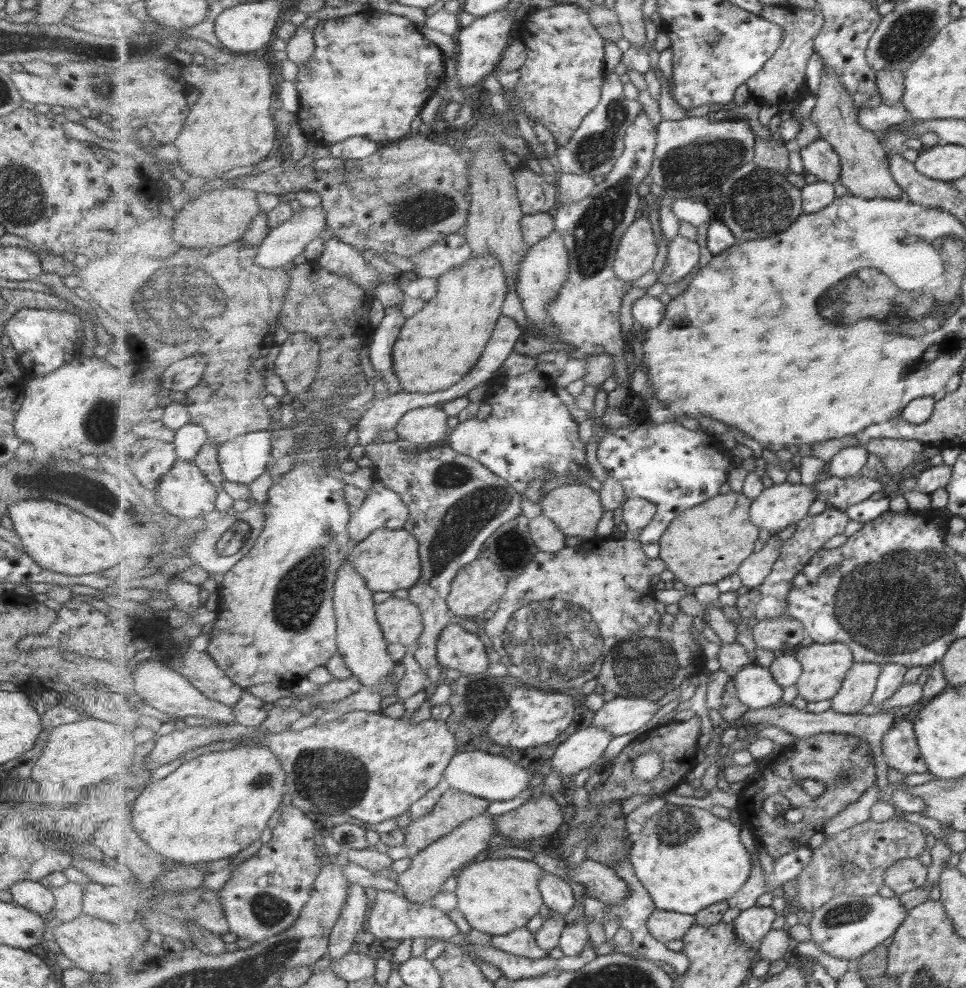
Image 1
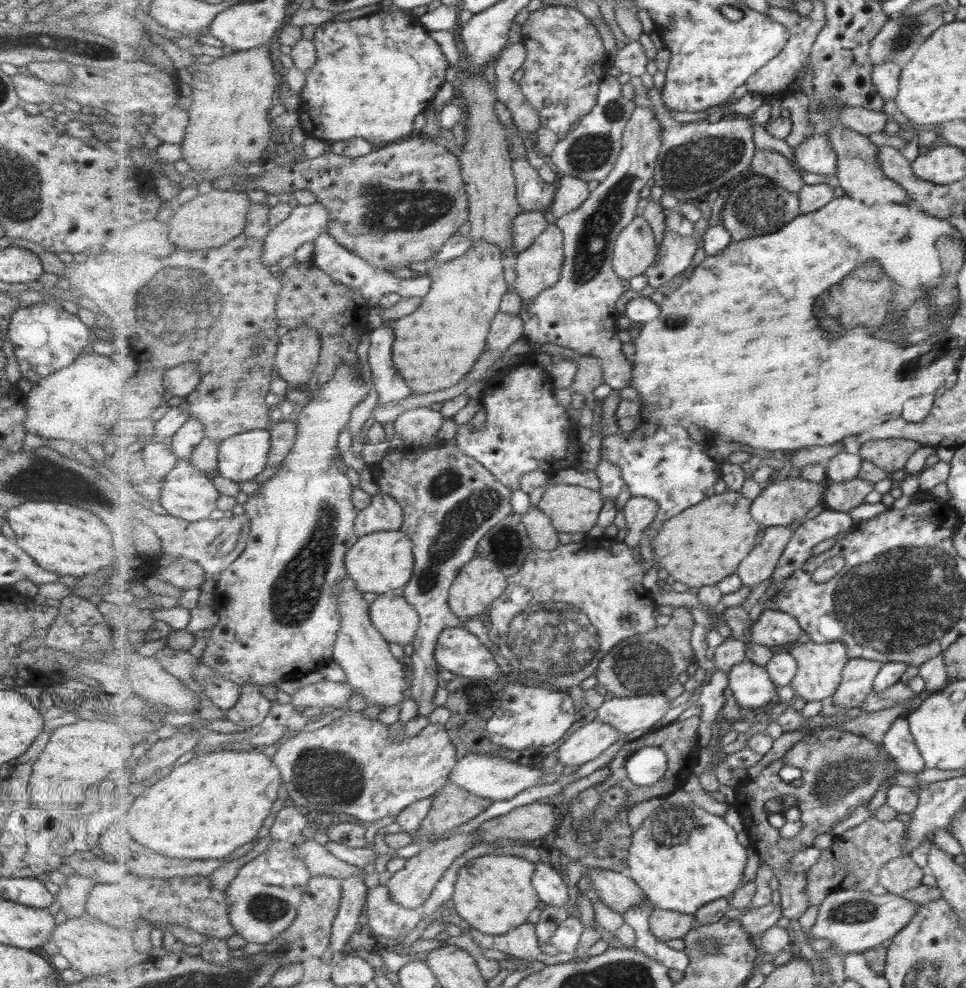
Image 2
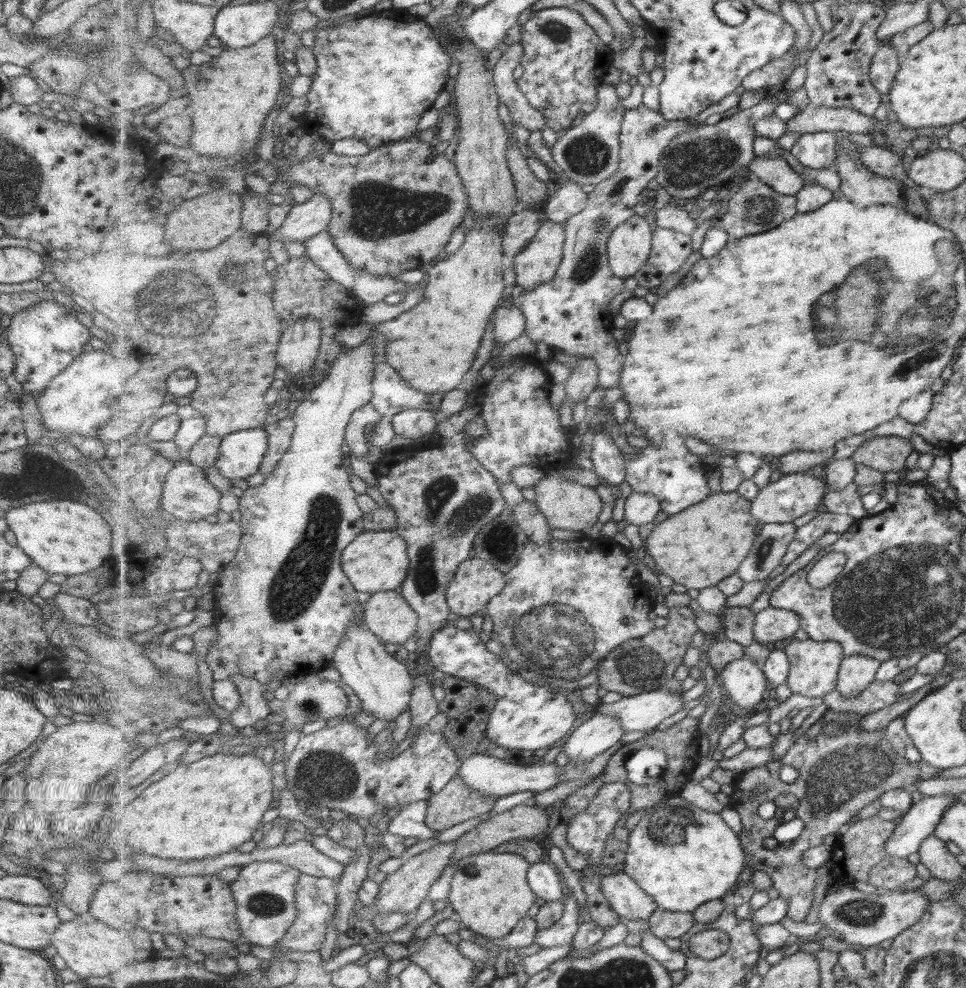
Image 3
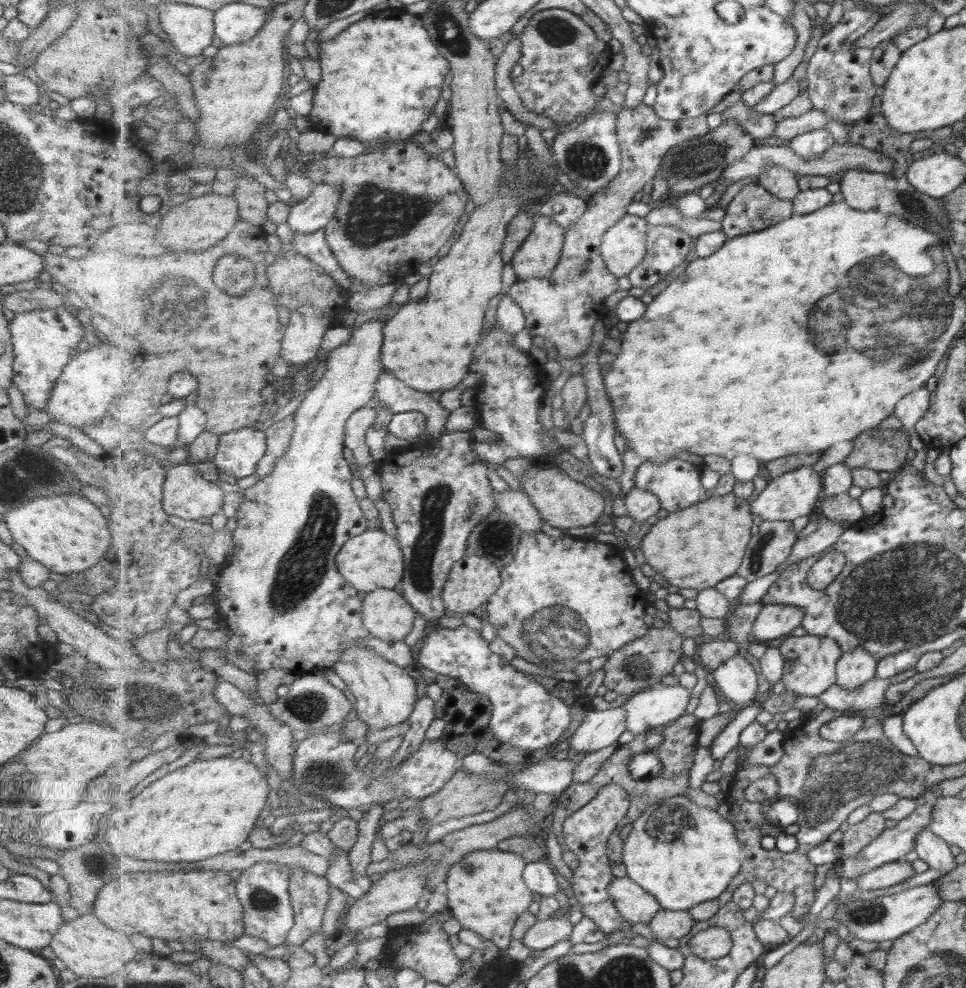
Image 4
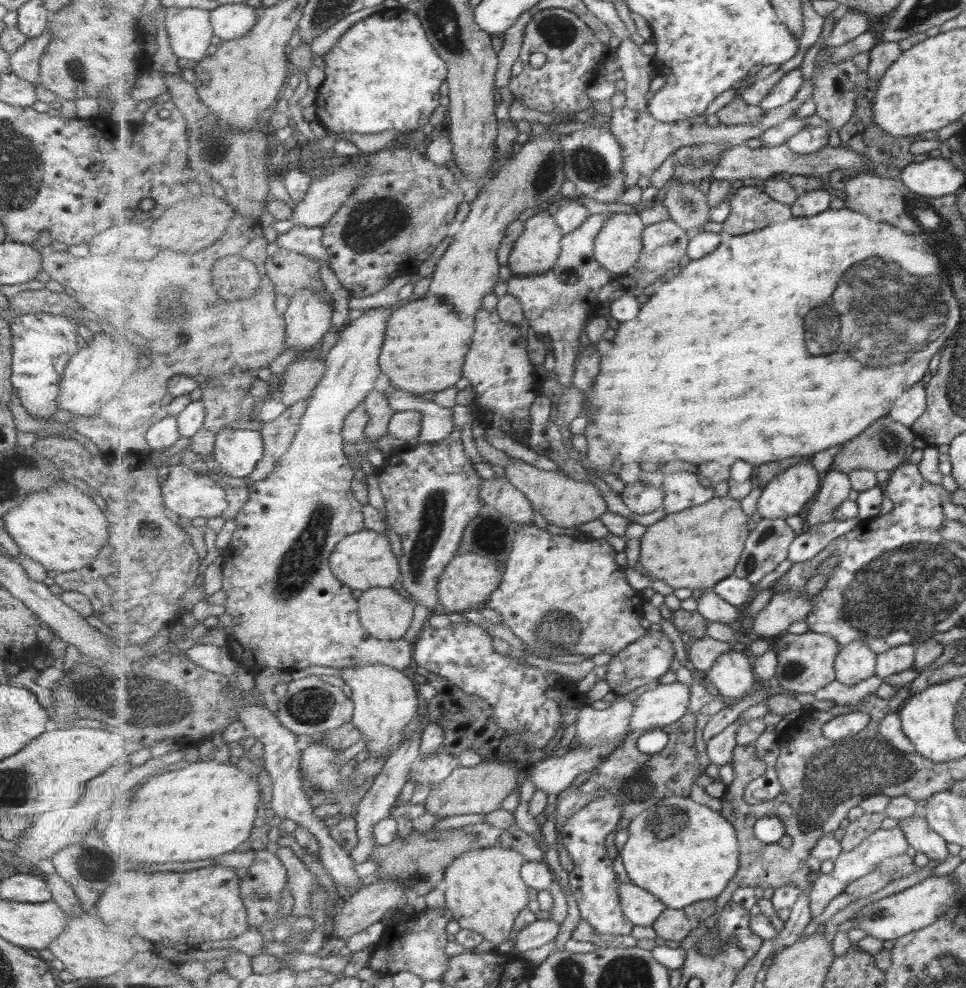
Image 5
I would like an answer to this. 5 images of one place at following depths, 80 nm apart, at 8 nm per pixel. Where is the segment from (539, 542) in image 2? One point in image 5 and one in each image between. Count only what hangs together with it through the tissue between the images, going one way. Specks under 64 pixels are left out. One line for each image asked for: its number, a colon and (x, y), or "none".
3: (529, 516)
4: (518, 505)
5: (500, 493)

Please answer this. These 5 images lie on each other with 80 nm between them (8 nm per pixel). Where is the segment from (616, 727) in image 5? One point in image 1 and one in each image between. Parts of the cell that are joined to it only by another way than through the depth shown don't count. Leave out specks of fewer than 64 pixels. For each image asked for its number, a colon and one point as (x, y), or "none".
1: (582, 749)
2: (591, 740)
3: (594, 737)
4: (599, 729)

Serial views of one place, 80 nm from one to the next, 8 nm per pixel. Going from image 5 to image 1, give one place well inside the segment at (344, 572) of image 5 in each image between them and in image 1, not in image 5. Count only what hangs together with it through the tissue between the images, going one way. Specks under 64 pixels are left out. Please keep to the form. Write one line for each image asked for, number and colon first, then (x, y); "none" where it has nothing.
1: (389, 560)
2: (379, 562)
3: (375, 561)
4: (373, 560)

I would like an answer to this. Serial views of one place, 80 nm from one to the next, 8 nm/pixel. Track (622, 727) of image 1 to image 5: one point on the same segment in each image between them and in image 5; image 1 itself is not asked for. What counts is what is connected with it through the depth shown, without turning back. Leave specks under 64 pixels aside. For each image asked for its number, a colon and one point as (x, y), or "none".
2: (627, 714)
3: (645, 711)
4: (648, 710)
5: (664, 704)

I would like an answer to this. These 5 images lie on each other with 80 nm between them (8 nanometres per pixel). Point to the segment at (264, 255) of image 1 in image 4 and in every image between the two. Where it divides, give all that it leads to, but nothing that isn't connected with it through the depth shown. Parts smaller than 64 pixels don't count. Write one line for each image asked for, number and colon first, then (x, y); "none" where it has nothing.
2: (306, 222)
3: (305, 220)
4: (314, 213)

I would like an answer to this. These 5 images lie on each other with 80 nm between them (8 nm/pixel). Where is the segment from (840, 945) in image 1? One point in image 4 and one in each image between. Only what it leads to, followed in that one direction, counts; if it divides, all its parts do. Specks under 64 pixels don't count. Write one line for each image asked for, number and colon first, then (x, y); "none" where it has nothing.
2: (853, 922)
3: (866, 919)
4: (888, 917)

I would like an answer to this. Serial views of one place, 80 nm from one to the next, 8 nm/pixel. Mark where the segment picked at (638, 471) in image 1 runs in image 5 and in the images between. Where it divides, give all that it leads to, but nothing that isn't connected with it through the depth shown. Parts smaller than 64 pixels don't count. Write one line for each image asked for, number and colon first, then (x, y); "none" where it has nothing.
2: (669, 467)
3: (678, 478)
4: (676, 482)
5: (682, 490)

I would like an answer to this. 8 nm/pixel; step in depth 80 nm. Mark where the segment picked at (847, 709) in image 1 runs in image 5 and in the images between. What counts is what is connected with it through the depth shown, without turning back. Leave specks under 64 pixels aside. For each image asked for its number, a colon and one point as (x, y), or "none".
2: (858, 679)
3: (857, 672)
4: (856, 667)
5: (856, 662)

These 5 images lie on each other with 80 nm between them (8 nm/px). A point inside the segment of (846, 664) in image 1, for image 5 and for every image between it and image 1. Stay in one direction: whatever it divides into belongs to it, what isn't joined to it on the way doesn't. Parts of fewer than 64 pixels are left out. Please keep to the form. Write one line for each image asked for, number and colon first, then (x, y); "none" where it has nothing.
2: (820, 670)
3: (815, 665)
4: (810, 662)
5: (806, 662)

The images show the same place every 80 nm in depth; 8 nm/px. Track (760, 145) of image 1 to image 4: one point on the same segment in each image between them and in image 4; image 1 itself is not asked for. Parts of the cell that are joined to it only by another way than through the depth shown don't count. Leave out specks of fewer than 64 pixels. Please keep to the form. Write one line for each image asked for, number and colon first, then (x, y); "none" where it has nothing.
2: (769, 163)
3: (775, 172)
4: (780, 181)

